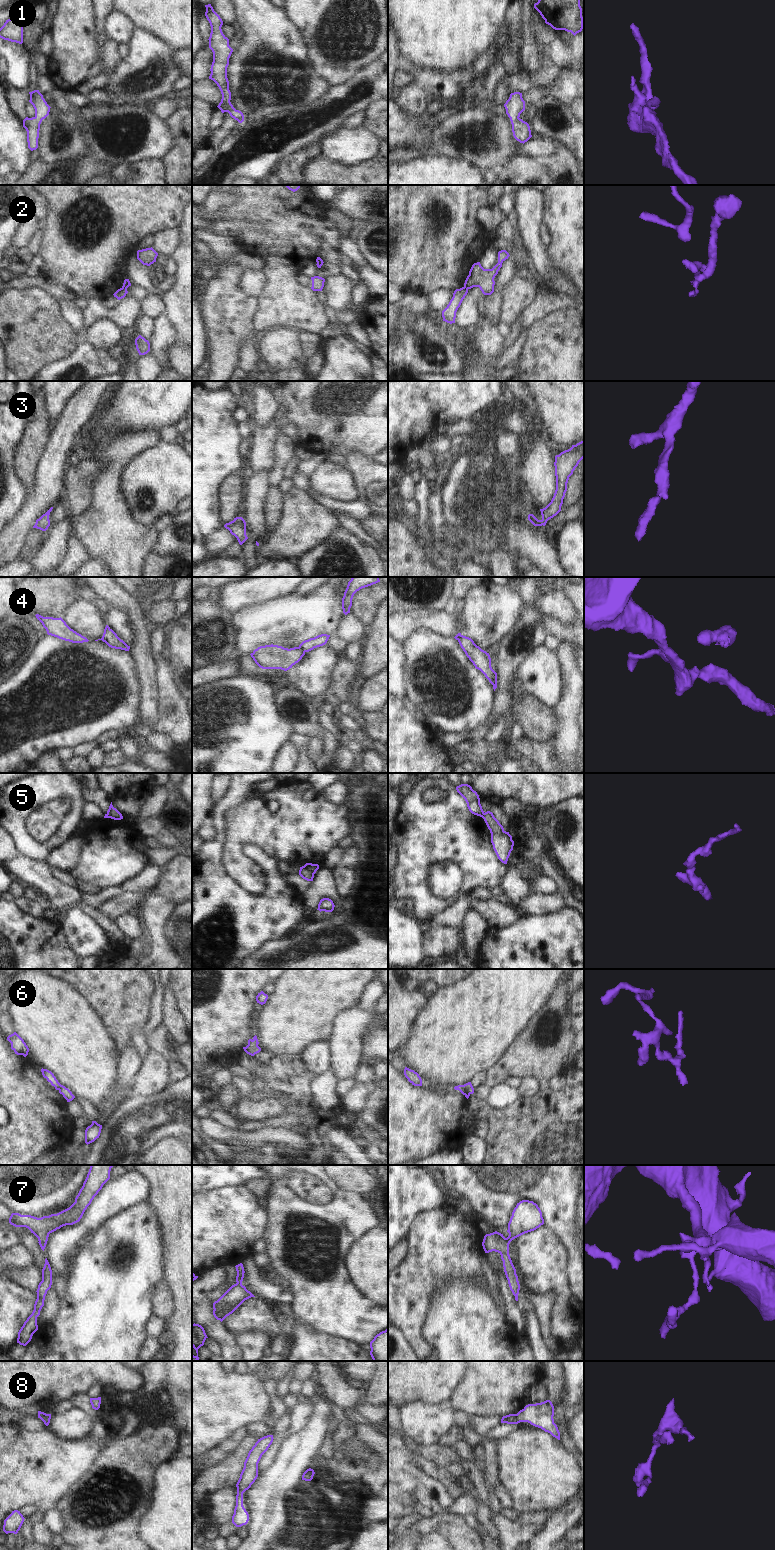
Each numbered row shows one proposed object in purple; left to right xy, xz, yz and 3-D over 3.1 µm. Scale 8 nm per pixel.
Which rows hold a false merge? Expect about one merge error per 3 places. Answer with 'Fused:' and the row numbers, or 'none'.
Fused: 2, 4, 5, 6

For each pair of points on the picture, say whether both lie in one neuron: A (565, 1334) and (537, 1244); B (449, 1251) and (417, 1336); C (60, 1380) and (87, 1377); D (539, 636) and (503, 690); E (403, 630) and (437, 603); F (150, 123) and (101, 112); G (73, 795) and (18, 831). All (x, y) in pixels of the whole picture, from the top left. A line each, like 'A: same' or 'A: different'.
A: same
B: same
C: same
D: same
E: different
F: same
G: same

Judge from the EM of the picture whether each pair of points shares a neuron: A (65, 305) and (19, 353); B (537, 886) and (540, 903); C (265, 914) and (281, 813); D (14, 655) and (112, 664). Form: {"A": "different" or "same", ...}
{"A": "different", "B": "different", "C": "different", "D": "different"}

